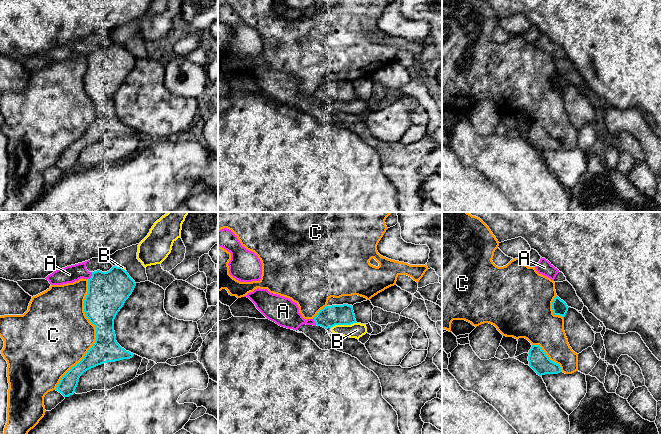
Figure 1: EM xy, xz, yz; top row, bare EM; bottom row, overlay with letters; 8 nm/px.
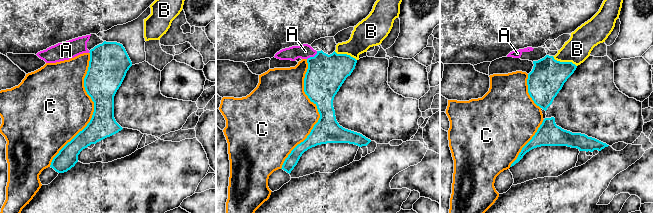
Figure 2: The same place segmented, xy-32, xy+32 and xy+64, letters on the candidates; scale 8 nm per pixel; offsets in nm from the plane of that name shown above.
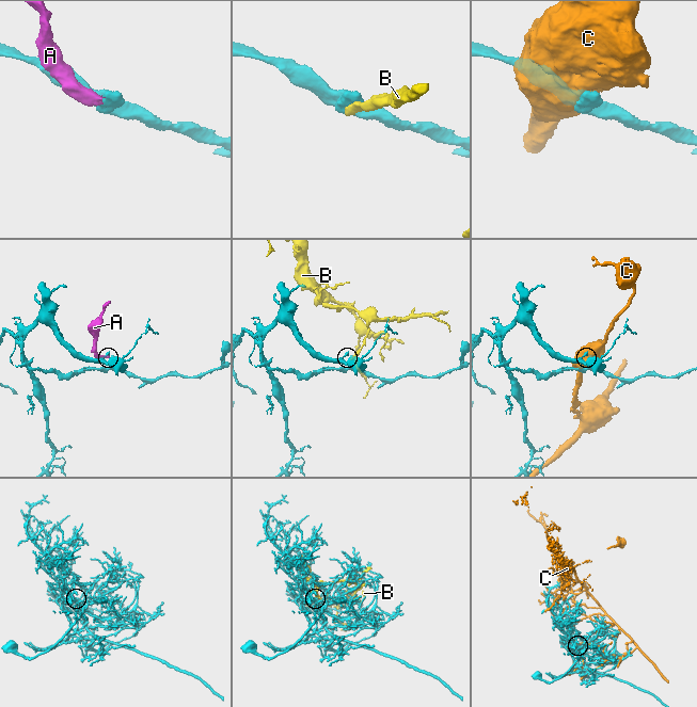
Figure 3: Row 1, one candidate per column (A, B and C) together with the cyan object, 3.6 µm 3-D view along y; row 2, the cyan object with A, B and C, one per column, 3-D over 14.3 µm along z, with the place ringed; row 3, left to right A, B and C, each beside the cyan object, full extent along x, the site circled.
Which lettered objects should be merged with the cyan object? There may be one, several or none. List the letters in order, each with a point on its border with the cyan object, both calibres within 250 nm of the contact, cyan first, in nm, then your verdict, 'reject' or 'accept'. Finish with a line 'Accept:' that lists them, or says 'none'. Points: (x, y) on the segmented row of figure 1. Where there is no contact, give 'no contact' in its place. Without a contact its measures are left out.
A: xy (91, 276) | 320/140 nm | reject
B: xz (343, 324) | 170/130 nm | reject
C: xy (96, 335) | 280/440 nm | reject
Accept: none

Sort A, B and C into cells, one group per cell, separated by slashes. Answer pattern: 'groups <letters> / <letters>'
groups A / B / C

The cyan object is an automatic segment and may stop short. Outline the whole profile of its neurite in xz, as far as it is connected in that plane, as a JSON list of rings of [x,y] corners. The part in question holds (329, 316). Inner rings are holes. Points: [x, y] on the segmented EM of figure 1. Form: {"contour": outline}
{"contour": [[[332,305],[321,309],[313,318],[317,326],[325,329],[335,325],[351,325],[357,323],[352,305]]]}

